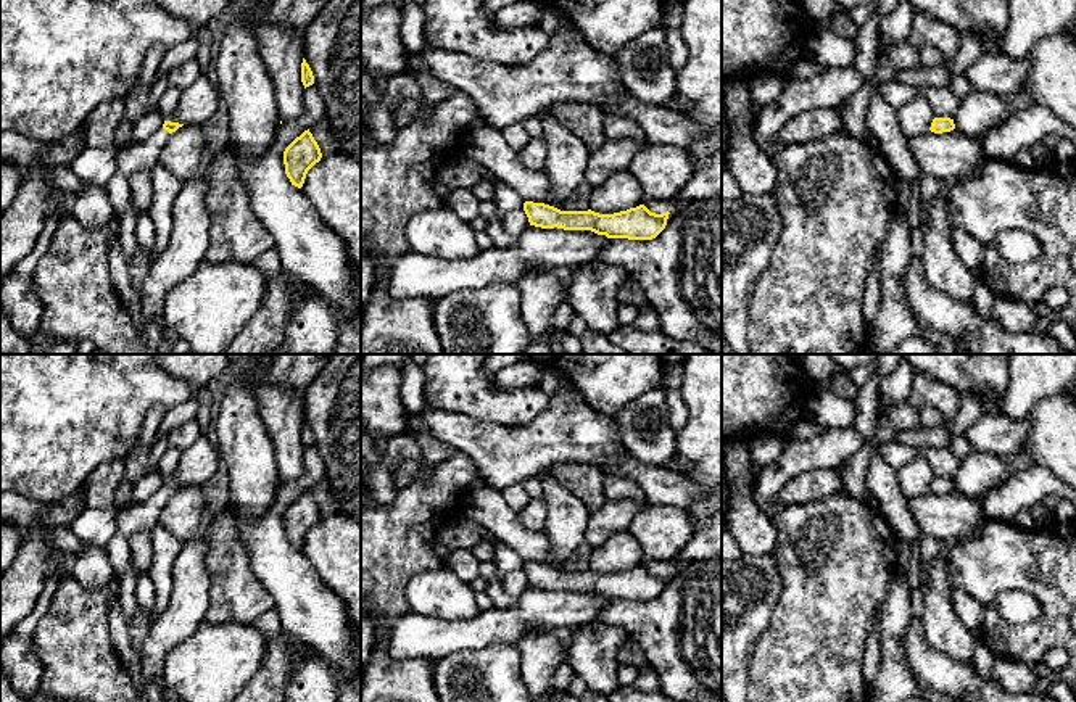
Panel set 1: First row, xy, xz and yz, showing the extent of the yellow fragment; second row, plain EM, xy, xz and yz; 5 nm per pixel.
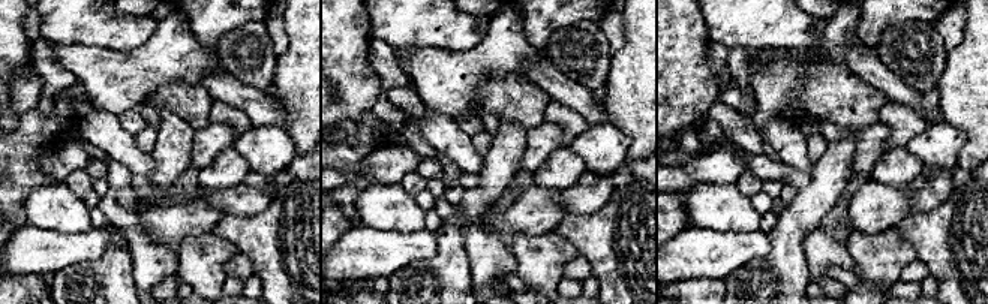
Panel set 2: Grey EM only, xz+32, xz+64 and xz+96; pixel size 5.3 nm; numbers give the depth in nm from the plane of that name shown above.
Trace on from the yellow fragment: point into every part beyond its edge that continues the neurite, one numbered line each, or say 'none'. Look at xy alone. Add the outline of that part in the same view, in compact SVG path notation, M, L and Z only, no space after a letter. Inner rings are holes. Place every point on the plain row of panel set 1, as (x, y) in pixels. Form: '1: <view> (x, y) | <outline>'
1: xy (142, 516) | M159 489L147 501L116 509L118 530L127 538L139 531L153 531L158 526L158 517L169 496L168 491Z

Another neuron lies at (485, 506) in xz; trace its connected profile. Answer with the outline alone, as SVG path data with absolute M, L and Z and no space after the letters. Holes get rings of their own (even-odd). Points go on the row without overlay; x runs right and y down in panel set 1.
M477 485L467 498L466 517L507 544L524 562L548 565L551 554L548 536L543 531L524 528L501 491Z

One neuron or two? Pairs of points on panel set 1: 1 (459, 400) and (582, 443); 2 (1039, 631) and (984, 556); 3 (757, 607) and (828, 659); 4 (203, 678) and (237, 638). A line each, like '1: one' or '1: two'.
1: two
2: one
3: two
4: one

